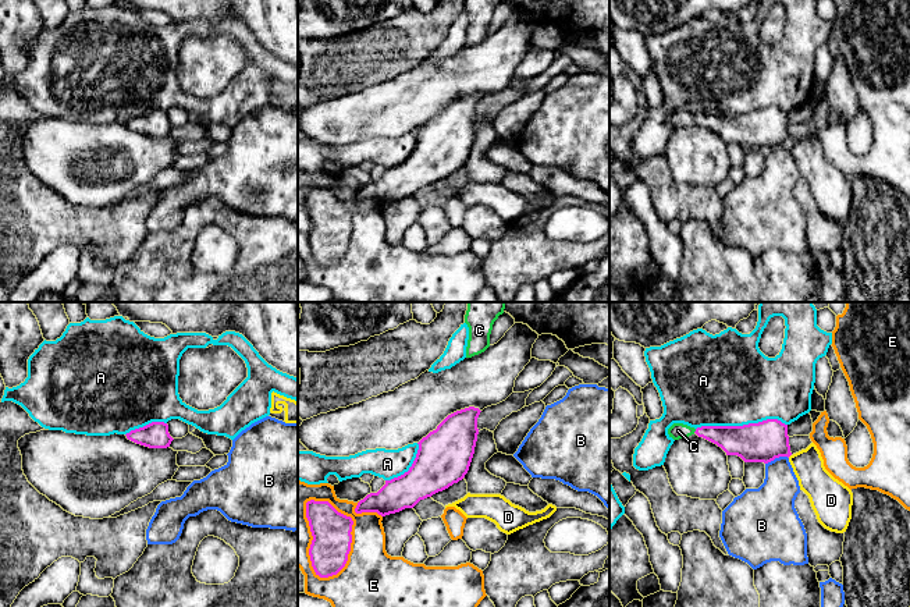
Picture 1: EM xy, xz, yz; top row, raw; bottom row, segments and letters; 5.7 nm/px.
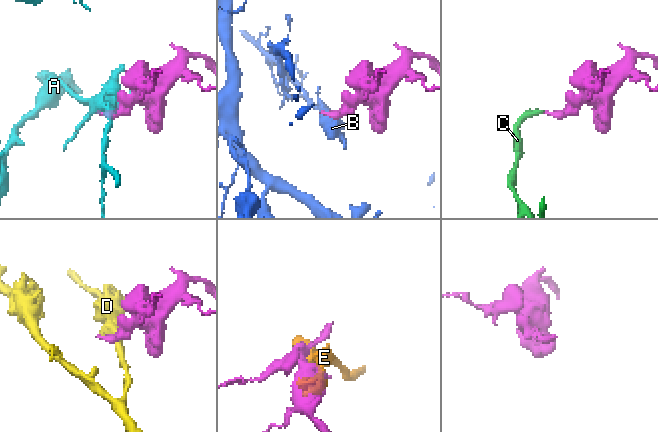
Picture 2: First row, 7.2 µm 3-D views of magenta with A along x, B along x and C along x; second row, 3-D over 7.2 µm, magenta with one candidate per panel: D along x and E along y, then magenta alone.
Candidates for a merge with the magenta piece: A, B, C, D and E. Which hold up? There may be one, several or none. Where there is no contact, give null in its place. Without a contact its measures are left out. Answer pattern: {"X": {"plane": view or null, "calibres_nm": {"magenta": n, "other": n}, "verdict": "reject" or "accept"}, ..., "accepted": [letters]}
{"A": {"plane": "yz", "calibres_nm": {"magenta": 240, "other": 480}, "verdict": "reject"}, "B": {"plane": "yz", "calibres_nm": {"magenta": 240, "other": 240}, "verdict": "reject"}, "C": {"plane": "yz", "calibres_nm": {"magenta": 180, "other": 90}, "verdict": "accept"}, "D": {"plane": "yz", "calibres_nm": {"magenta": 240, "other": 180}, "verdict": "reject"}, "E": {"plane": "xz", "calibres_nm": {"magenta": 220, "other": 160}, "verdict": "reject"}, "accepted": ["C"]}

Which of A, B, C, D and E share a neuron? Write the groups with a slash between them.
A / B / C / D / E

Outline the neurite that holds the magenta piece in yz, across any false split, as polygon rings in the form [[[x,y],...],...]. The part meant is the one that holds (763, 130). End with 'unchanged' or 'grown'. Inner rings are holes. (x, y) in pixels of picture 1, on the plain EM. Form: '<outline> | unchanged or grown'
[[[778,107],[743,114],[701,114],[697,117],[683,111],[673,111],[668,117],[668,123],[673,128],[694,121],[721,135],[726,143],[737,143],[744,150],[768,152],[775,146],[789,146],[792,143],[788,113]]] | grown

